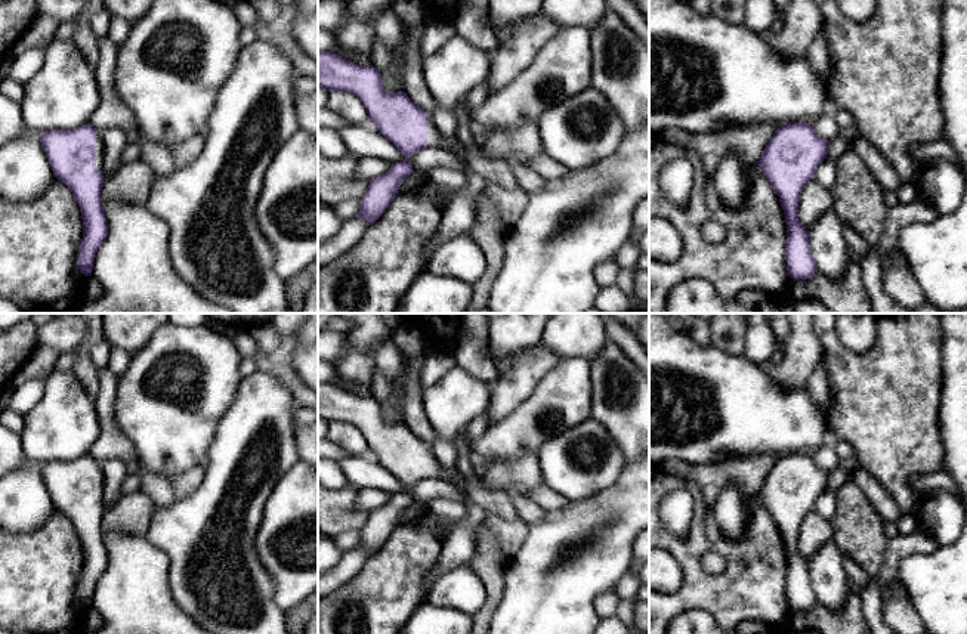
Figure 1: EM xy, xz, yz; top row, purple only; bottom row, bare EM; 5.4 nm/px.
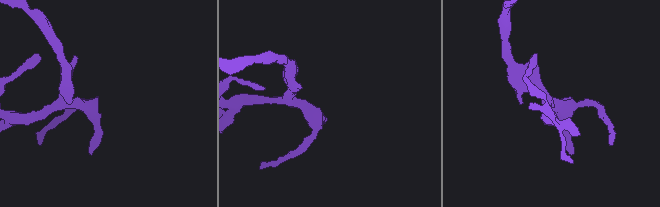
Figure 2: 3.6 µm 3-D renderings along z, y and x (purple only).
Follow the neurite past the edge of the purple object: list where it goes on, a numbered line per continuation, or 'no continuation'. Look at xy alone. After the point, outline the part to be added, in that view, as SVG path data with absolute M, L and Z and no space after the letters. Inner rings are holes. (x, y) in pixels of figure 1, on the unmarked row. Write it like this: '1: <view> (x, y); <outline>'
1: xy (99, 473); M102 461L96 463L96 500L102 501L105 492L105 479L104 479L104 470L102 470Z

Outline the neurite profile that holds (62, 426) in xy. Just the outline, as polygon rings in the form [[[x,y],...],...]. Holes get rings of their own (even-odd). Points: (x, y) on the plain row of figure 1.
[[[53,369],[43,398],[22,418],[22,449],[37,466],[90,454],[101,433],[95,399],[71,369]]]

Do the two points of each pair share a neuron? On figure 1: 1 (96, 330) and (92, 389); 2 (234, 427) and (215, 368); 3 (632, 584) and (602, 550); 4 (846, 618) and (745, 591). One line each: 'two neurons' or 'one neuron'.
1: one neuron
2: two neurons
3: two neurons
4: two neurons

